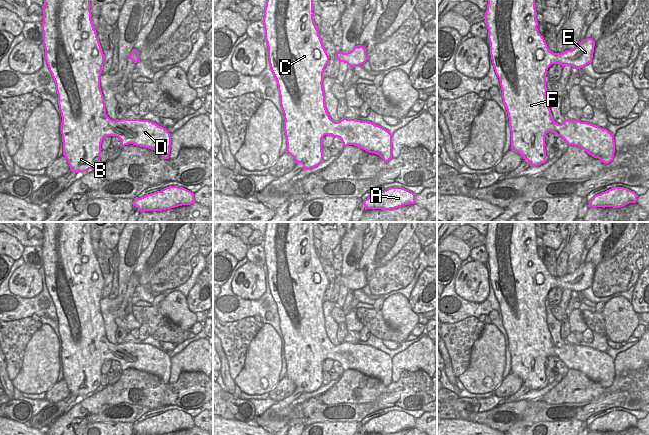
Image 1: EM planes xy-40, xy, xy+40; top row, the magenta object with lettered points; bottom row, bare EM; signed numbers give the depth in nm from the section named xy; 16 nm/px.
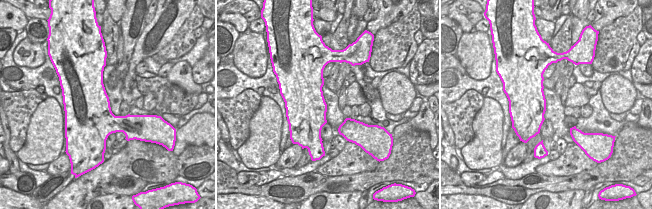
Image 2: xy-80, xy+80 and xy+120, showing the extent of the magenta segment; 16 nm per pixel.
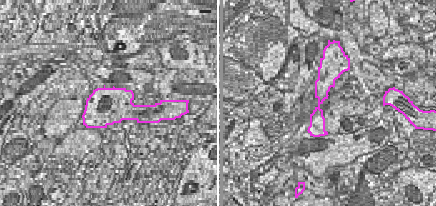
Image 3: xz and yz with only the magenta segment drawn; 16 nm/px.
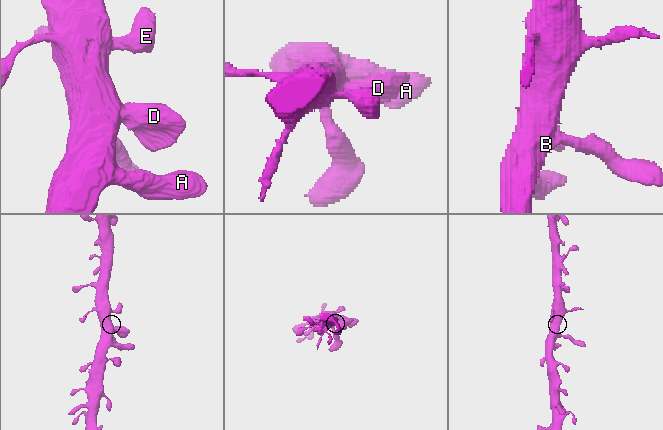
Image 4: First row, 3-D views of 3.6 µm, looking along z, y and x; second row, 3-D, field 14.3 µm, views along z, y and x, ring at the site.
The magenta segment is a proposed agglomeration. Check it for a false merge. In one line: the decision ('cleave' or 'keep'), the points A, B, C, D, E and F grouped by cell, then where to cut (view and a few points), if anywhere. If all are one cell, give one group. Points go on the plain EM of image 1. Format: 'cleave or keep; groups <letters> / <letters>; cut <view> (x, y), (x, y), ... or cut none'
keep; groups A B C D E F; cut none

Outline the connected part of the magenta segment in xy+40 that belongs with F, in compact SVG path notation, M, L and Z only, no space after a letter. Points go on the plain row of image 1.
M489 222L485 236L485 248L488 253L490 279L495 297L500 305L502 323L506 331L509 352L511 355L511 373L522 379L530 390L538 390L546 386L545 360L552 356L562 361L568 369L584 373L589 379L608 388L615 377L614 360L607 353L588 346L566 343L561 348L553 344L547 325L546 297L552 288L570 289L579 293L592 286L595 266L592 262L582 264L574 273L563 277L553 277L547 270L543 260L538 255L536 244L535 222Z

